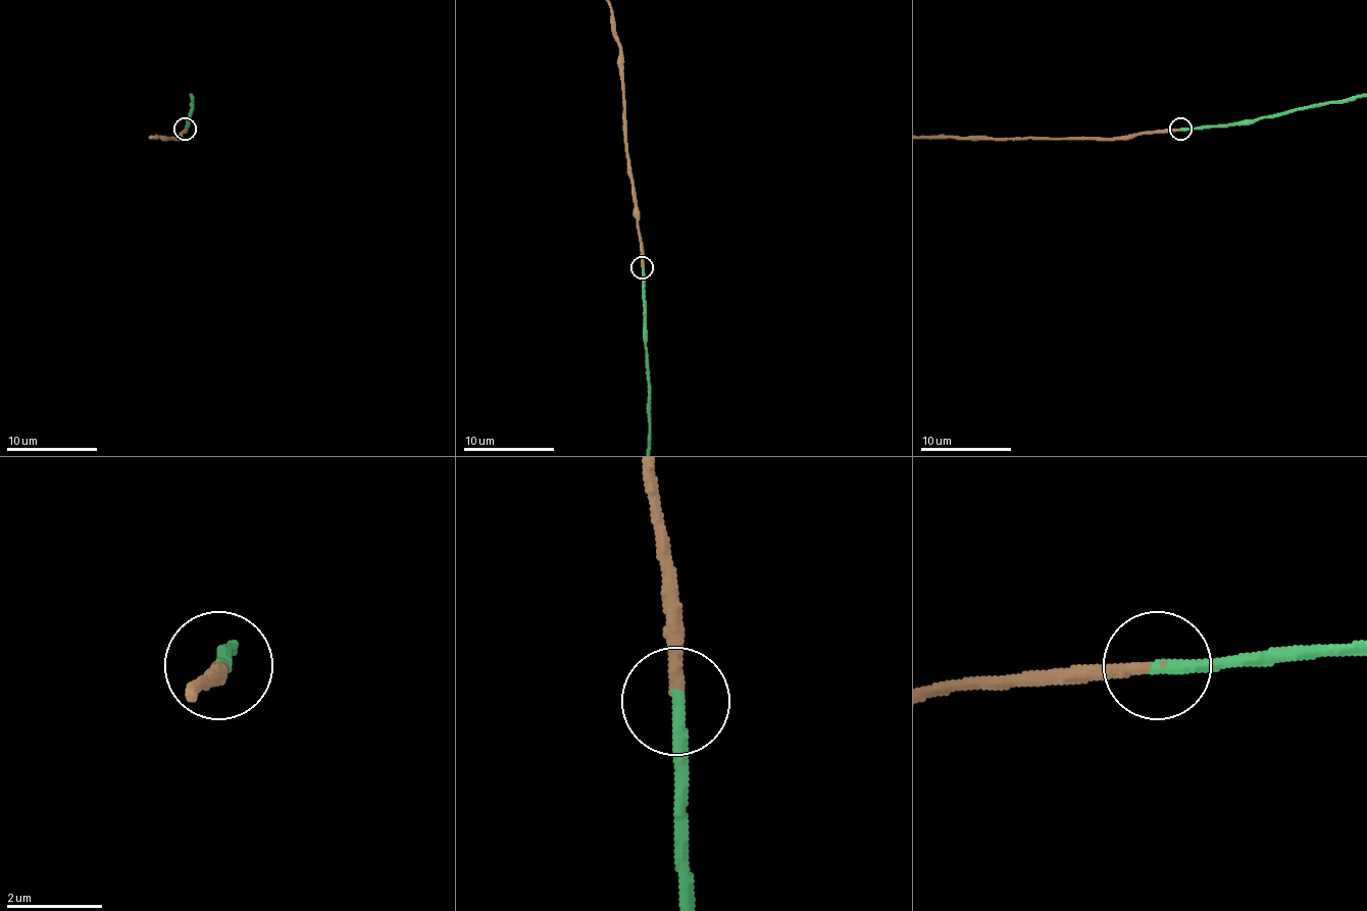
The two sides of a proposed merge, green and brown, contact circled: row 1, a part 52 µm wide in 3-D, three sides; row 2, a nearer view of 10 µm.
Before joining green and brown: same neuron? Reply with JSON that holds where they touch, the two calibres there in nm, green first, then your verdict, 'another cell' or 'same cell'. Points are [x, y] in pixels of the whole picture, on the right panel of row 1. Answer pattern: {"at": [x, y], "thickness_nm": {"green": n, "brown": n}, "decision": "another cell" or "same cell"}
{"at": [1180, 129], "thickness_nm": {"green": 280, "brown": 240}, "decision": "same cell"}

